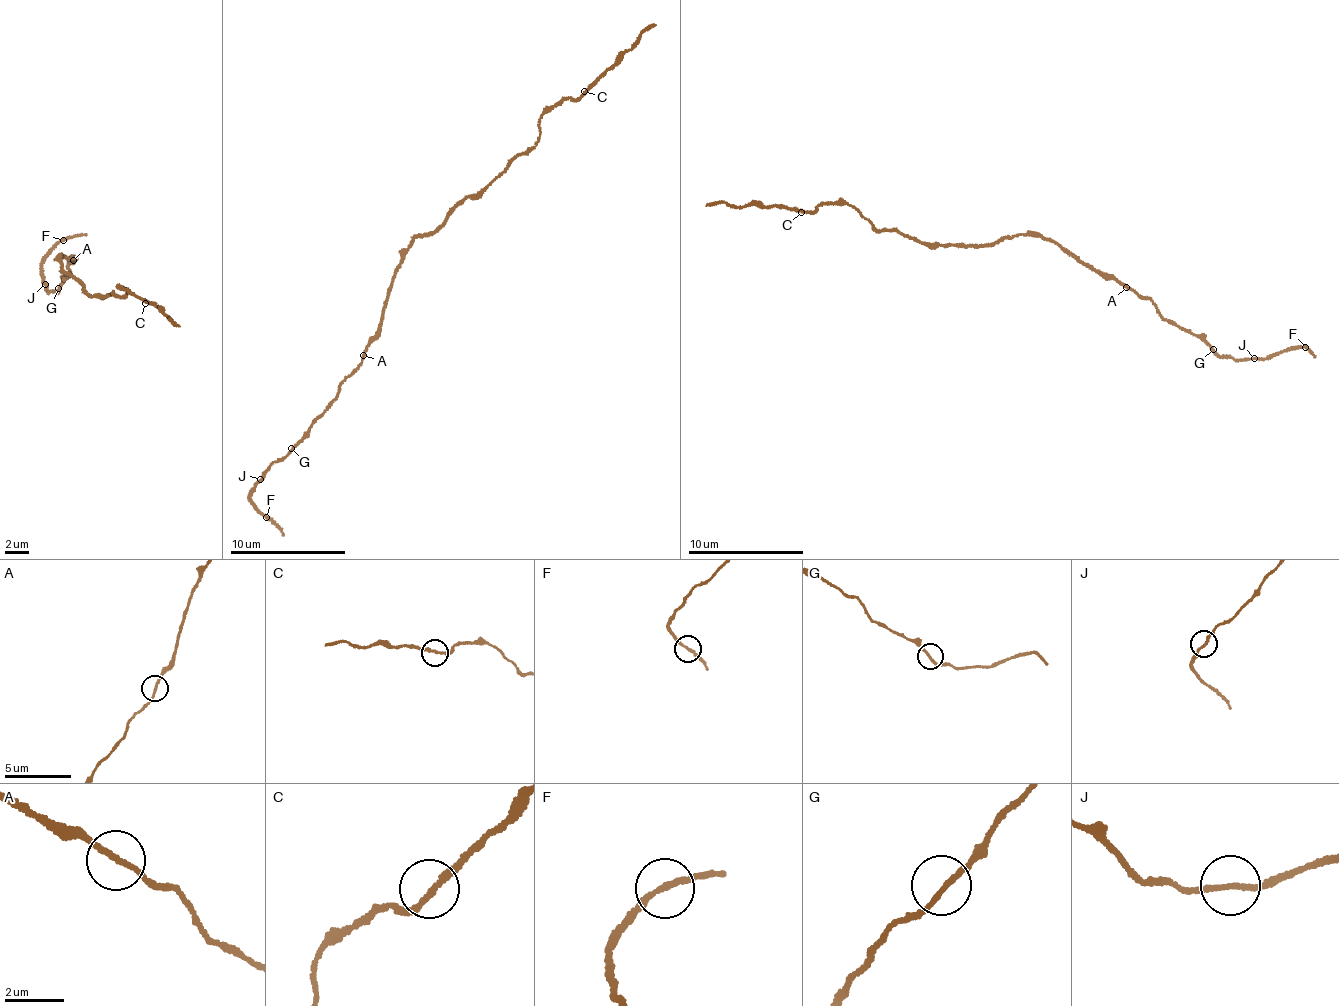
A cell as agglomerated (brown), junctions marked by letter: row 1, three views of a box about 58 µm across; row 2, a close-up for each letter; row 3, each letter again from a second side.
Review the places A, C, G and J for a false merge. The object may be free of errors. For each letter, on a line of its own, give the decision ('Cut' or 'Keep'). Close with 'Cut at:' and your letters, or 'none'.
A: Keep
C: Keep
G: Keep
J: Keep
Cut at: none

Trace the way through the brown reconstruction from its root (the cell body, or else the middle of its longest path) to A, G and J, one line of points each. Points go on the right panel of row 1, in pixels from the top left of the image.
A: (1029, 235), (1059, 244), (1126, 287)
G: (1029, 235), (1059, 244), (1095, 270), (1107, 273), (1153, 303), (1170, 323), (1196, 334), (1213, 349)
J: (1029, 235), (1059, 244), (1126, 285), (1153, 303), (1170, 323), (1206, 341), (1212, 351), (1236, 360), (1253, 359)

